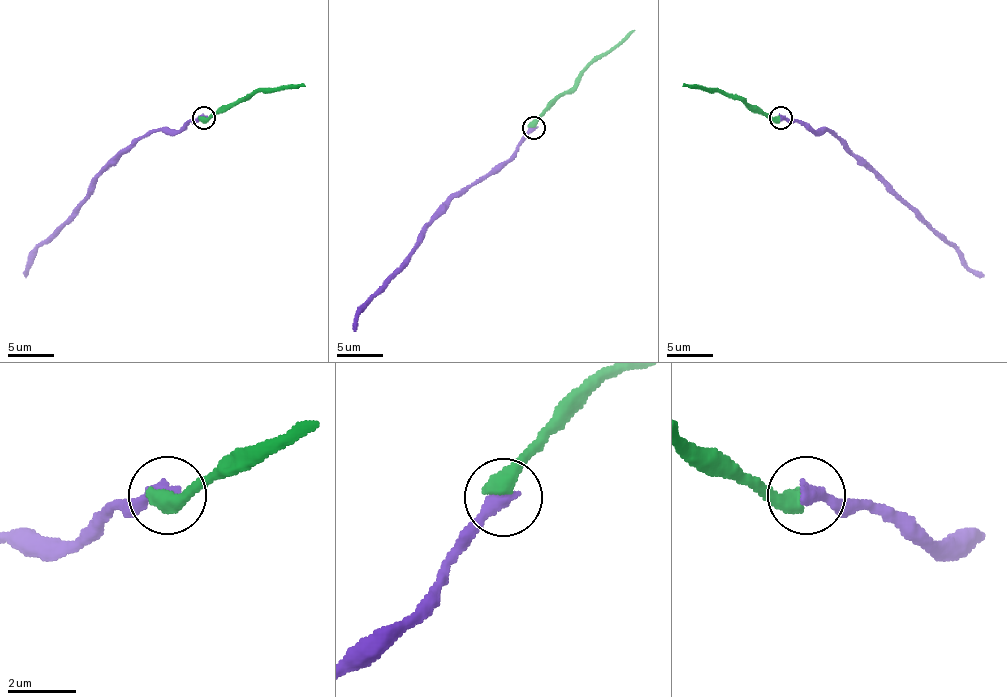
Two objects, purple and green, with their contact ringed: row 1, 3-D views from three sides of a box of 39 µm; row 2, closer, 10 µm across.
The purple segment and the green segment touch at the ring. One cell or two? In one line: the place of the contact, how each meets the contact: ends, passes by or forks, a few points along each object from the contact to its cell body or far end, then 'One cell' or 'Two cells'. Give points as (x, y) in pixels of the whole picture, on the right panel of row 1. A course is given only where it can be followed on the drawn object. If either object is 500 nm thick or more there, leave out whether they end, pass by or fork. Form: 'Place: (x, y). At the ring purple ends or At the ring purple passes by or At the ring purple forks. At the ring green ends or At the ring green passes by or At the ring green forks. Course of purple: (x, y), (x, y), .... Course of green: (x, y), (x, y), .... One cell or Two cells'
Place: (780, 118). Course of purple: (781, 117), (801, 120), (815, 131), (829, 131), (983, 276). Course of green: (778, 117), (769, 117), (716, 90), (682, 85). One cell

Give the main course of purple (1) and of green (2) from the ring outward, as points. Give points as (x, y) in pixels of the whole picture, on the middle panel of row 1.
1: (534, 128), (504, 163), (462, 188), (426, 229), (414, 252), (366, 301), (354, 330)
2: (534, 126), (591, 64), (635, 29)

